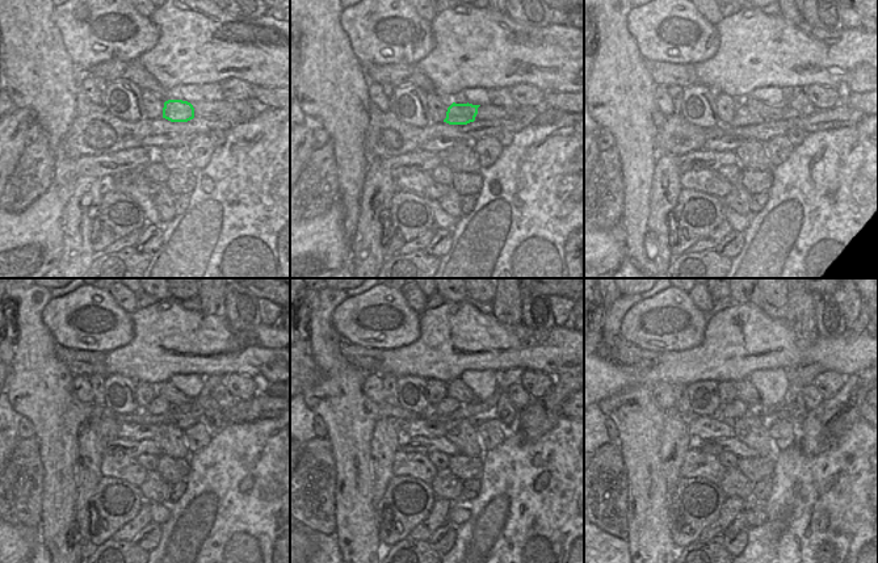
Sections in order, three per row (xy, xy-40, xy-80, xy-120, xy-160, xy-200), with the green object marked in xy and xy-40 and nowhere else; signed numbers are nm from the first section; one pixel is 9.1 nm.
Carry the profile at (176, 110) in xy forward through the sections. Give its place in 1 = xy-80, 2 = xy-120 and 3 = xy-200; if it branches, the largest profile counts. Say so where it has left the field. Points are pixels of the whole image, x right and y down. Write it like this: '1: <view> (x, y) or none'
1: xy-80 (746, 116)
2: xy-120 (158, 406)
3: xy-200 (735, 410)

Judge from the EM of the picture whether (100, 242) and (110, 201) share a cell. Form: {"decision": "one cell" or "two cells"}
{"decision": "one cell"}

